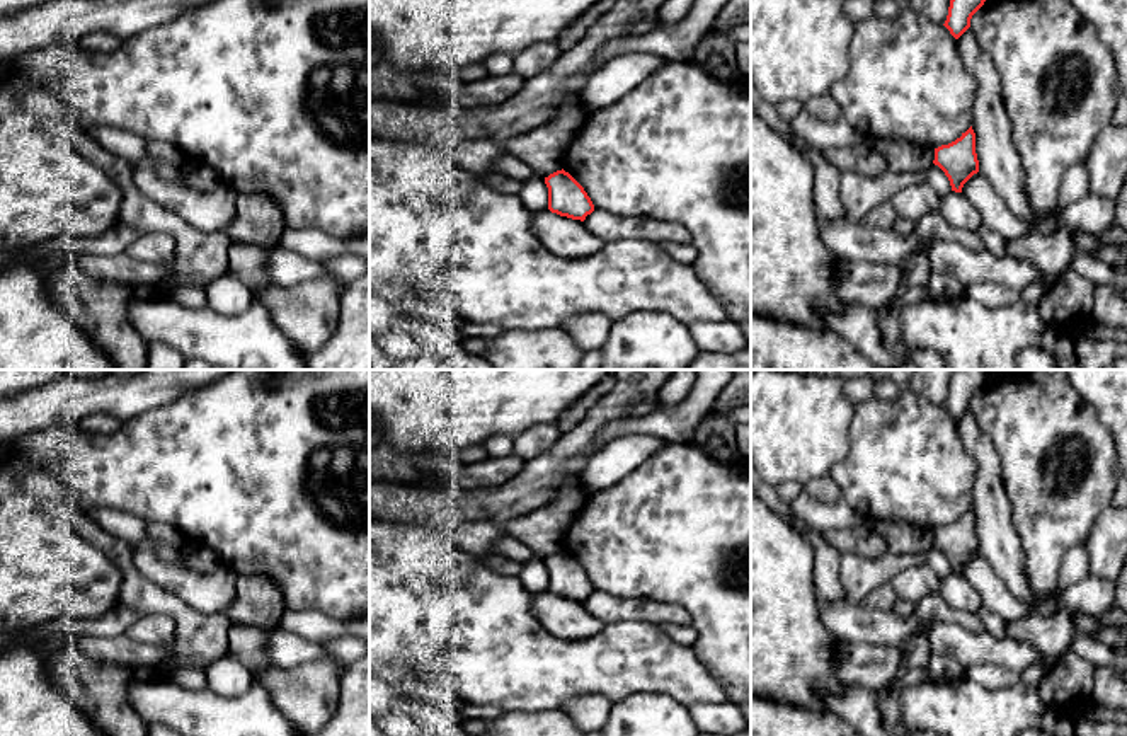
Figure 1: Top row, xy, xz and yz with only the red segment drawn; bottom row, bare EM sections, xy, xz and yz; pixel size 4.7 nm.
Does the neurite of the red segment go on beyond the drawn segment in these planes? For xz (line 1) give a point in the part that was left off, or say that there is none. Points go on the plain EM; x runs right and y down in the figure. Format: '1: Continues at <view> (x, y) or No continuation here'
1: No continuation here

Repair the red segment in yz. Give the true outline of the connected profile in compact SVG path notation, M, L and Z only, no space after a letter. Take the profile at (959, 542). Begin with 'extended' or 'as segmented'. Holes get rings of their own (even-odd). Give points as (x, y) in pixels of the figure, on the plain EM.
as segmented | M972 508L955 523L935 530L933 545L945 554L952 572L962 574L964 566L979 554L975 515Z

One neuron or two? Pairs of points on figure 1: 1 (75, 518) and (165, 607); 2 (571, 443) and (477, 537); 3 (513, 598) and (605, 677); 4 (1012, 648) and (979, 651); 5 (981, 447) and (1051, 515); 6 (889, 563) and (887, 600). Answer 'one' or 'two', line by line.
1: one
2: two
3: one
4: one
5: two
6: two

